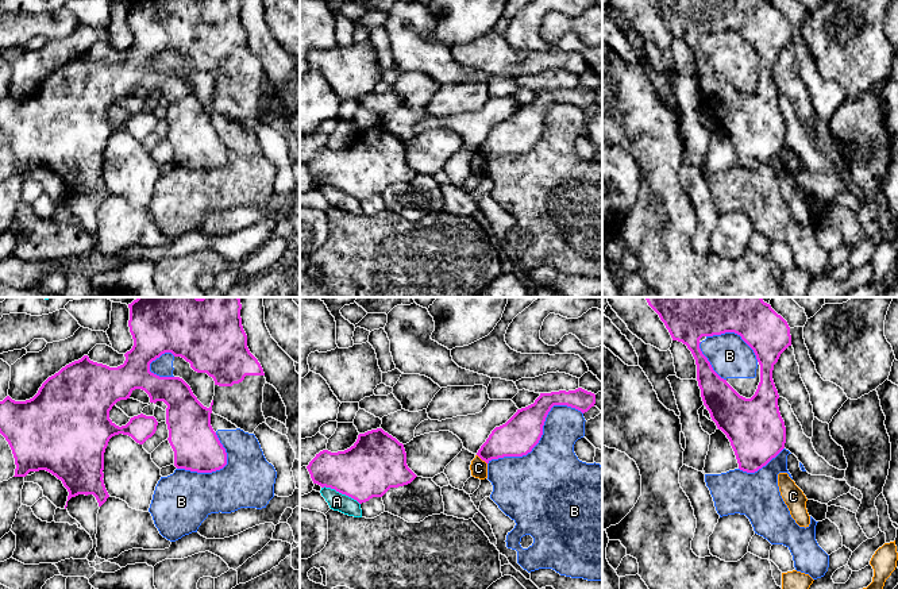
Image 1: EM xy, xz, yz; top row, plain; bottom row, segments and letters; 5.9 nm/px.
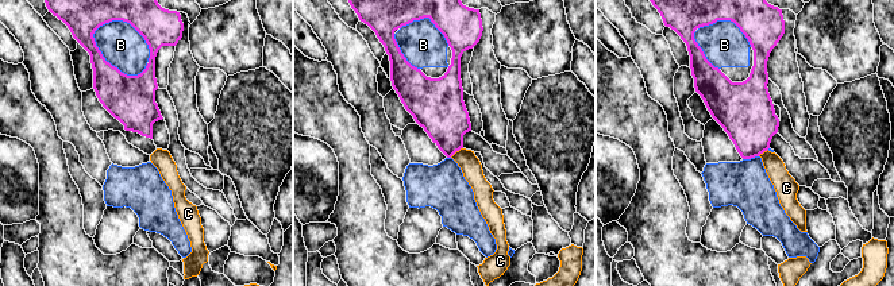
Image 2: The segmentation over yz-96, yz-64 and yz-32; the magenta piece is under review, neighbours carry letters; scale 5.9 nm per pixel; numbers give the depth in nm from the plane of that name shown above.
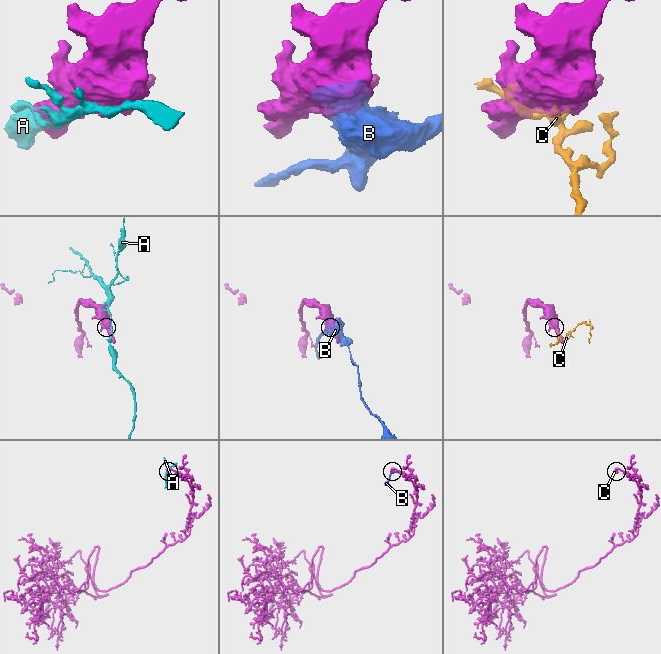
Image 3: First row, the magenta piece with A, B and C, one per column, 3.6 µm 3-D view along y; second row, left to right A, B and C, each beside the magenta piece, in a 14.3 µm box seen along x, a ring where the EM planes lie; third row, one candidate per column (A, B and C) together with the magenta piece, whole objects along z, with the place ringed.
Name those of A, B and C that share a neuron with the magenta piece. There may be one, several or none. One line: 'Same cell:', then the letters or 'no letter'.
Same cell: no letter

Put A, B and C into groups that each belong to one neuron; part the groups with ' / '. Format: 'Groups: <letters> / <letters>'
Groups: A / B / C

